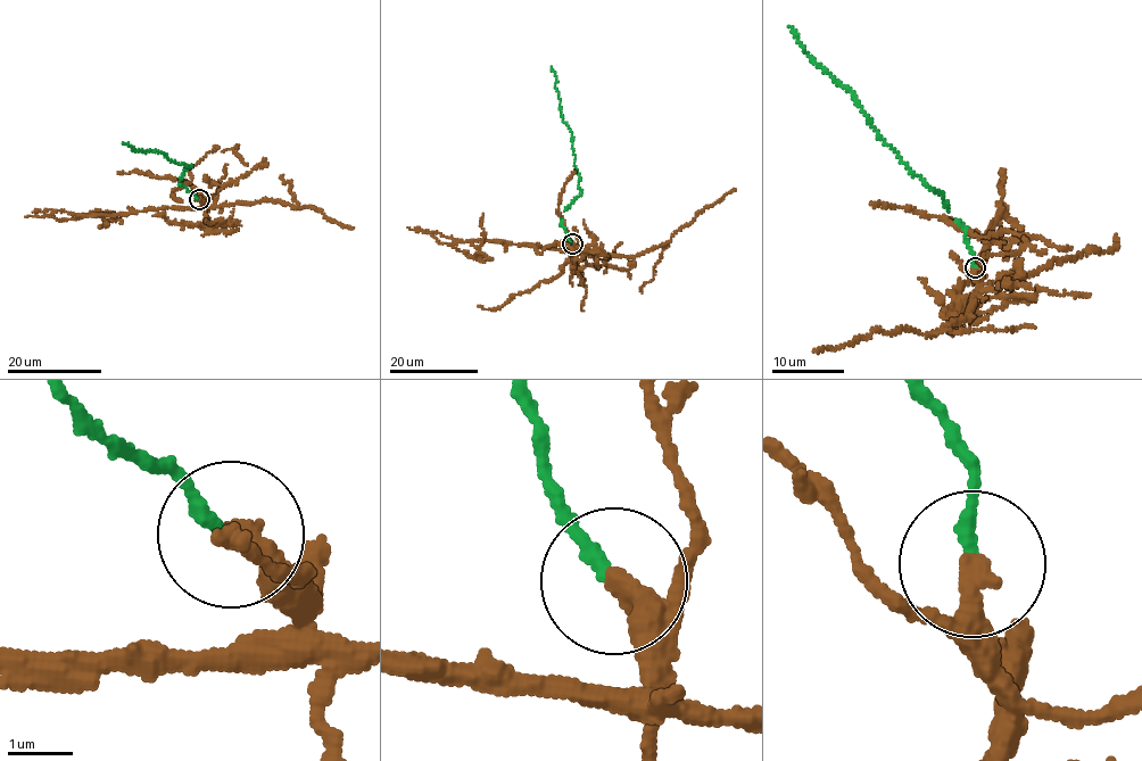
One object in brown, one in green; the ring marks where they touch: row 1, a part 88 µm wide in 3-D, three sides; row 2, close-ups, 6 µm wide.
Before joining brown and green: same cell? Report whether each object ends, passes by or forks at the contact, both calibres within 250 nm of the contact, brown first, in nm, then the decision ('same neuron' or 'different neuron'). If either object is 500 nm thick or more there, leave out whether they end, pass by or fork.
brown ends | green ends | 360/200 nm | different neuron

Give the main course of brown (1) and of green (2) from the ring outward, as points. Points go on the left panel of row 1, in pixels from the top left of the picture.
1: (198, 199), (204, 205), (195, 208), (93, 215), (104, 220), (94, 212), (58, 220), (25, 215)
2: (198, 199), (180, 181), (190, 165), (185, 166), (150, 150), (138, 151), (122, 142)

